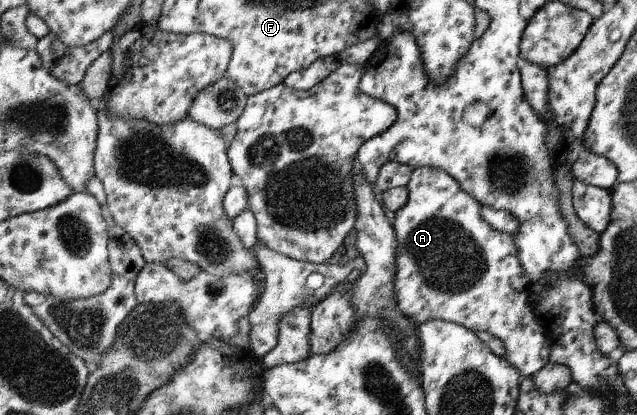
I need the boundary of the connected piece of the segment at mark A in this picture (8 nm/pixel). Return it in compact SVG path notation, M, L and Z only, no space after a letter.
M428 166L417 167L413 170L411 182L406 187L409 192L408 200L400 210L395 212L394 220L394 229L399 241L398 259L396 260L398 271L395 275L395 295L396 304L399 305L400 312L403 312L404 316L410 318L411 323L416 326L431 320L443 320L464 325L477 334L480 331L490 332L492 336L496 336L504 344L506 352L503 356L519 369L522 378L528 378L538 372L538 370L546 366L550 361L551 348L542 324L537 320L534 308L530 305L531 278L527 276L527 272L519 260L519 250L515 244L515 238L508 233L503 233L498 229L492 228L483 216L483 205L479 204L476 198L470 193L464 192L455 177L444 172L442 169Z

